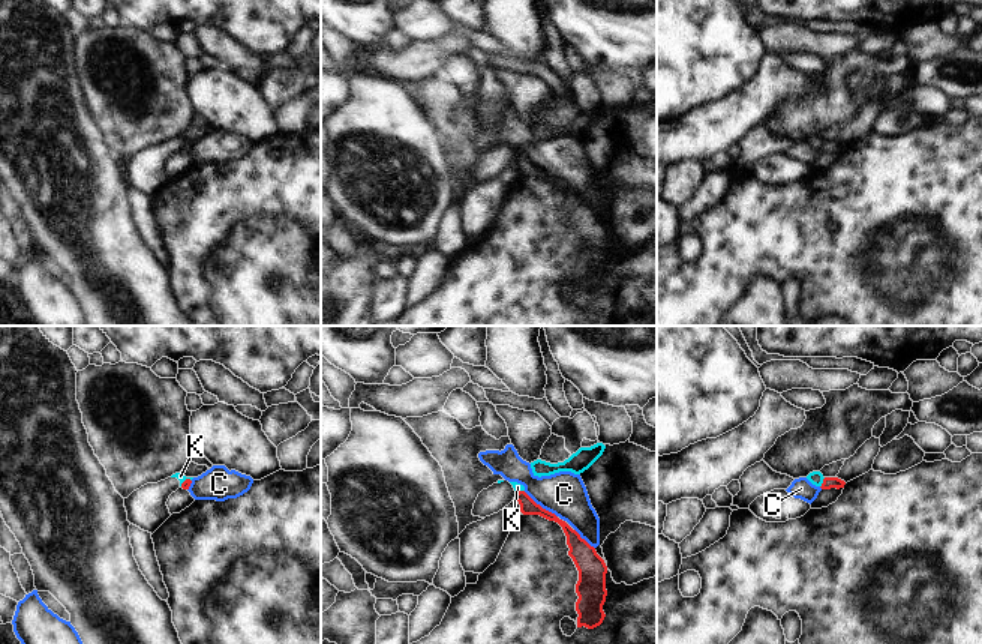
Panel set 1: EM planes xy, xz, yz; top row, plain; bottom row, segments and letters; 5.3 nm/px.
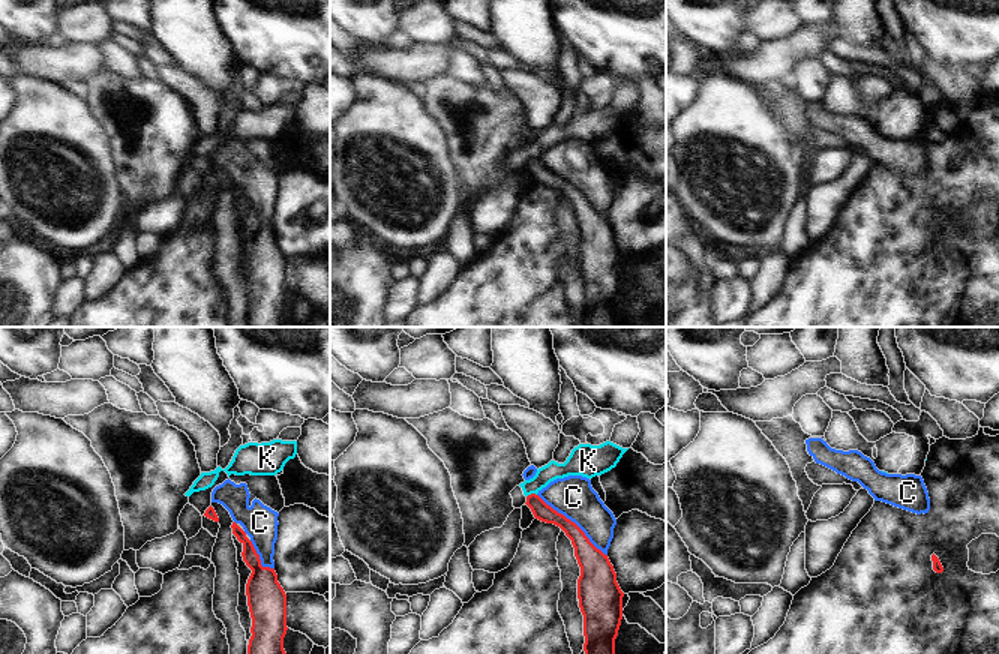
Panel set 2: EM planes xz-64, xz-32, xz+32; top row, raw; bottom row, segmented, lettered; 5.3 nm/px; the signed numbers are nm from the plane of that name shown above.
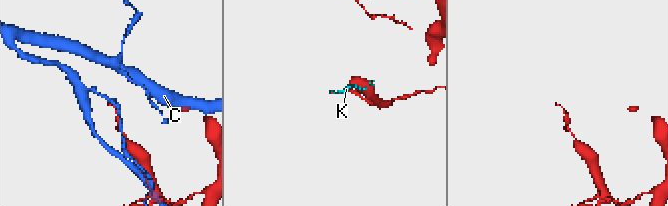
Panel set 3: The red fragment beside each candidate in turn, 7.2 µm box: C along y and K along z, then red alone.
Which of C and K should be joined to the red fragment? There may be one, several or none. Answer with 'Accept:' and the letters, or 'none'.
Accept: none

